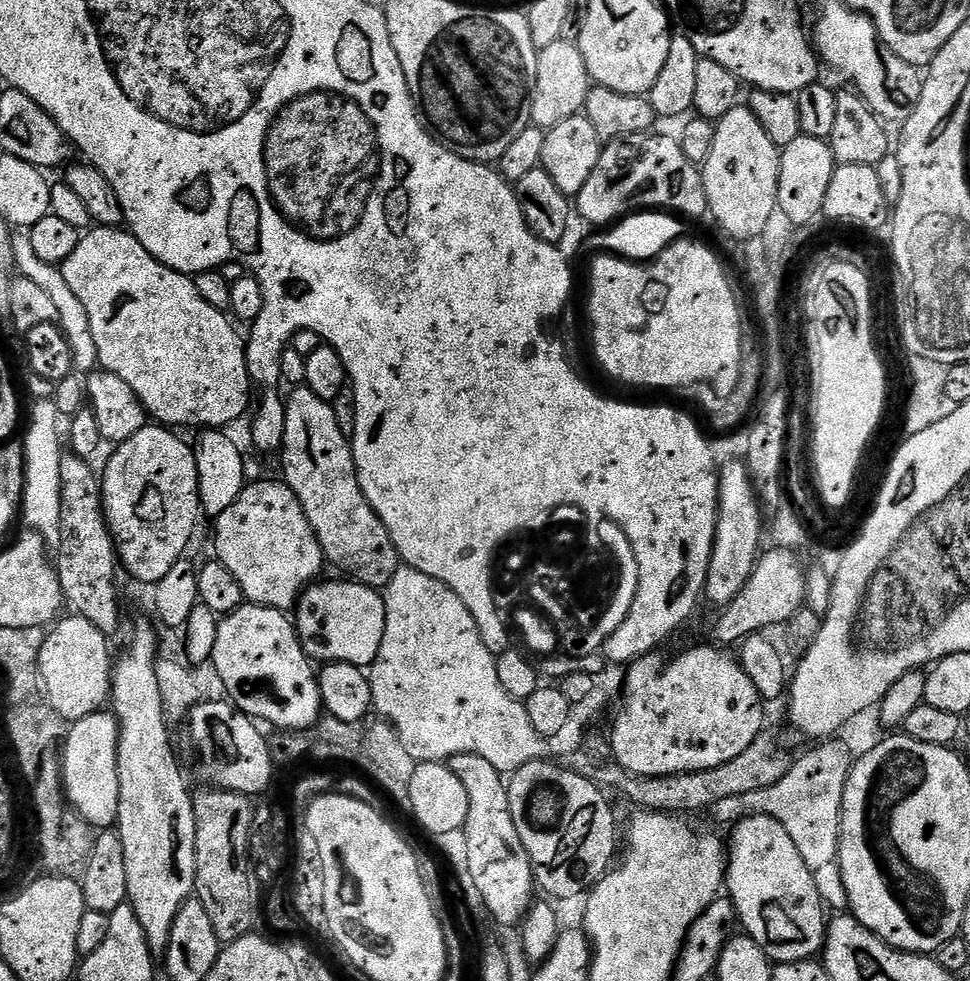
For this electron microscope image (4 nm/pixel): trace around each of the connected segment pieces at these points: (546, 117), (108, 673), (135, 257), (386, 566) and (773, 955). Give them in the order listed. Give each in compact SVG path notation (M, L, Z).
M561 39L550 42L550 46L537 51L536 57L538 78L532 88L532 124L547 130L558 126L558 122L566 122L566 118L583 113L590 81L579 43Z
M75 614L66 616L51 629L53 632L45 635L42 642L40 683L48 705L65 722L75 722L101 711L109 703L114 656L108 653L109 637L103 636L94 622L86 622L86 618Z
M93 226L87 229L81 235L78 246L74 246L74 254L70 254L70 258L66 258L66 262L59 265L59 269L62 278L66 278L66 286L70 286L70 290L74 290L78 302L82 302L82 306L86 306L86 318L90 318L90 334L94 337L97 365L103 371L118 374L118 378L122 378L122 382L126 382L126 386L130 386L130 390L134 390L134 394L142 402L145 412L153 421L172 430L181 430L180 428L224 430L229 427L227 424L234 423L247 410L248 403L252 400L252 392L254 393L254 385L252 379L248 377L248 363L244 353L245 337L243 335L240 337L236 333L235 326L227 320L229 317L225 313L214 310L214 306L210 306L210 302L206 302L206 298L202 298L202 294L198 294L198 286L191 275L158 262L148 253L146 246L142 246L142 242L138 242L138 238L123 227Z
M303 386L293 387L289 392L292 393L286 396L284 405L284 446L278 456L284 463L283 483L288 484L290 490L294 490L298 502L302 502L302 510L322 546L325 561L331 567L333 564L341 568L344 571L341 573L347 574L355 583L383 590L402 567L402 561L382 518L378 518L362 494L354 466L352 441L346 434L342 434L329 401L318 398L318 394Z
M749 814L731 829L732 844L726 848L726 896L736 907L743 931L776 964L813 959L823 949L826 931L826 905L806 870L804 853L794 846L790 834L772 816Z

